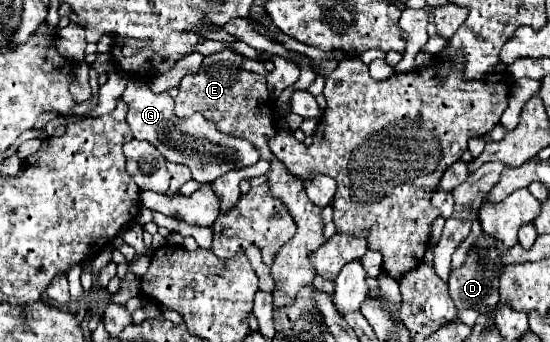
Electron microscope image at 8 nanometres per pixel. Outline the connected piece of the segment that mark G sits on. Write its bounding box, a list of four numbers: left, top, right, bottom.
[121,79,259,183]

